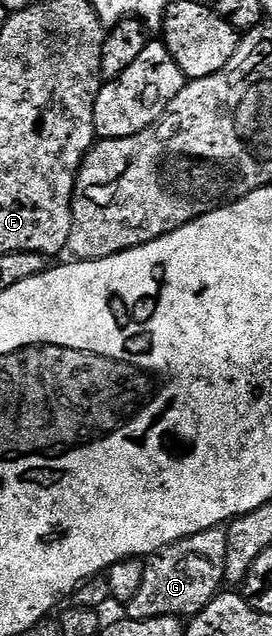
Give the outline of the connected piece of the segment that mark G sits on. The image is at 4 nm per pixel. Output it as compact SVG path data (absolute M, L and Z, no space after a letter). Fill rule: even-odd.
M204 530L190 538L179 540L158 550L145 562L143 582L135 598L128 602L127 614L135 620L152 618L188 619L198 614L217 597L225 582L227 564L227 536L225 530ZM221 586L221 587L220 587Z

